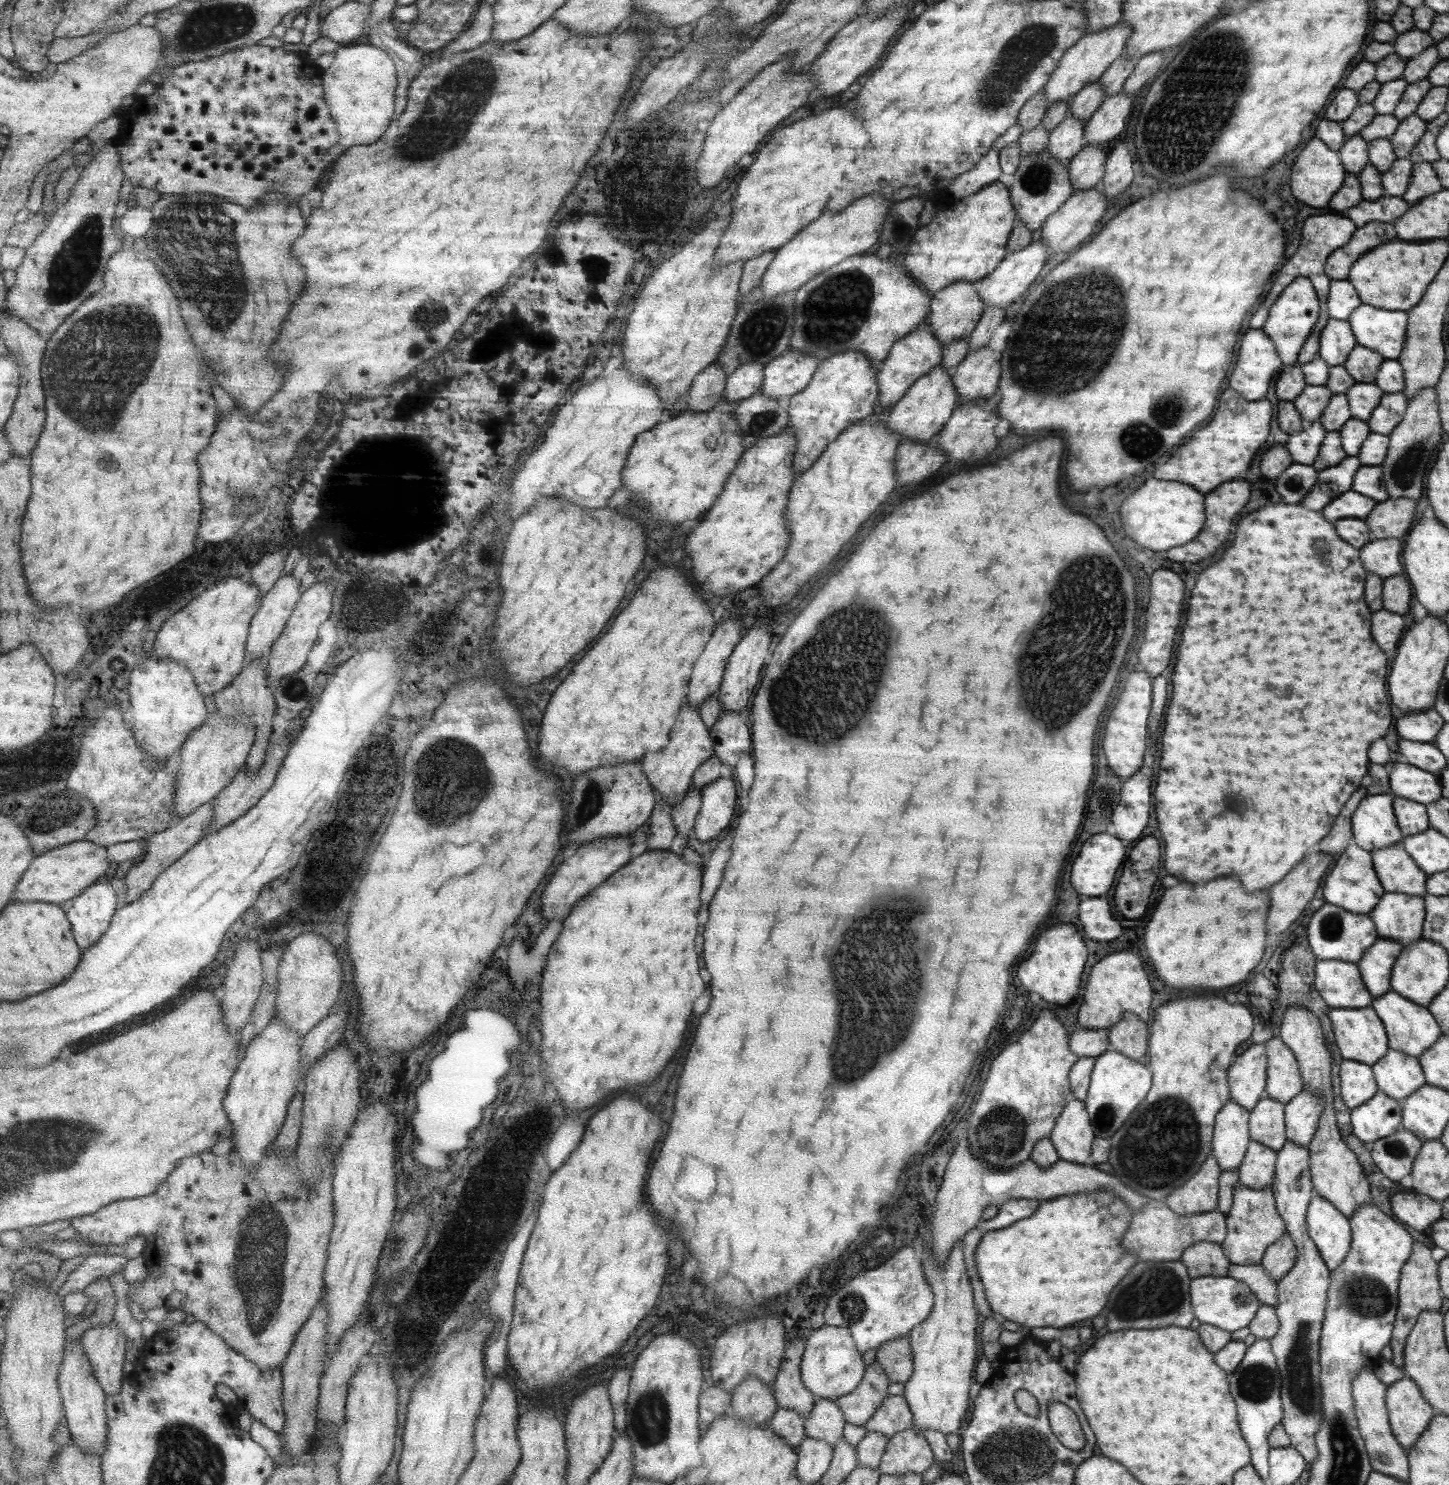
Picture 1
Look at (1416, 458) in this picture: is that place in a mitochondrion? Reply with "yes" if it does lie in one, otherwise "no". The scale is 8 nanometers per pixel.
yes

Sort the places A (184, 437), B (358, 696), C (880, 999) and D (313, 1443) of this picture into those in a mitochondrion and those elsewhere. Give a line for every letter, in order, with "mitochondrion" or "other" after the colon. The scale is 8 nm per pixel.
A: other
B: other
C: mitochondrion
D: other

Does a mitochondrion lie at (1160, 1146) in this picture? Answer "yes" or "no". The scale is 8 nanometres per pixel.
yes

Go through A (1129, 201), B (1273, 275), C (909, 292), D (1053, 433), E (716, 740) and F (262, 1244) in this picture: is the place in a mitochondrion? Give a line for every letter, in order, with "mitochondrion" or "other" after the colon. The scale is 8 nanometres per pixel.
A: other
B: other
C: other
D: other
E: other
F: mitochondrion

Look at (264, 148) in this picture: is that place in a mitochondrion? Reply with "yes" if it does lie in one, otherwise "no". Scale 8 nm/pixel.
no

